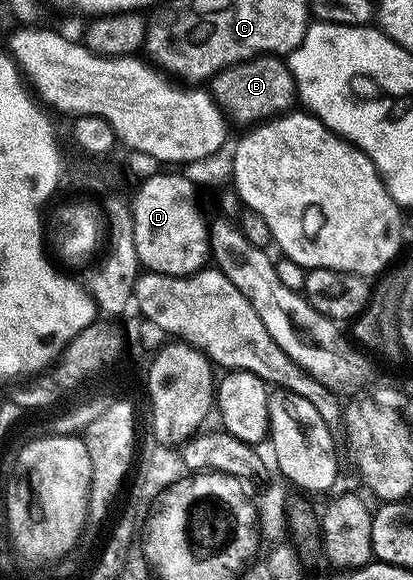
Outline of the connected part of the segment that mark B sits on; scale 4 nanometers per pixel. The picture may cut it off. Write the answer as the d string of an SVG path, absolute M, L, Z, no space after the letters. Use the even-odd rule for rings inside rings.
M262 54L223 68L214 78L208 79L207 89L226 115L234 123L242 122L245 128L286 113L292 107L289 105L298 101L297 85L289 71L288 61L271 54Z

